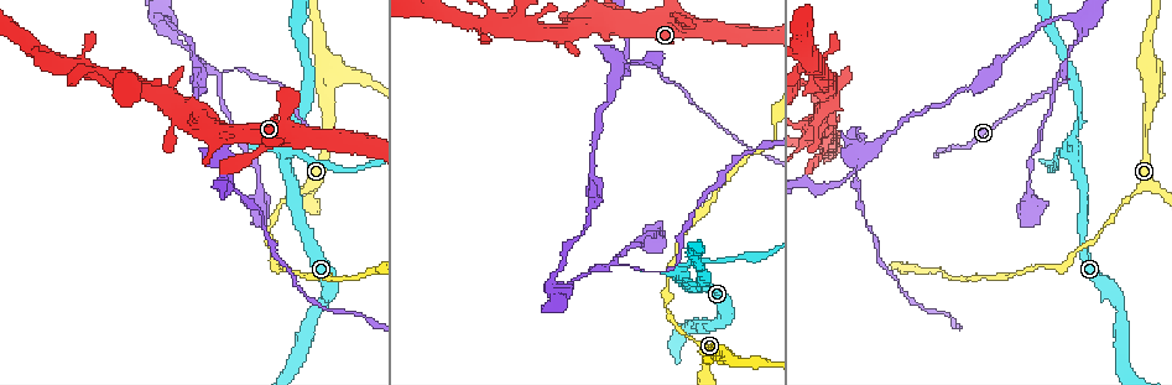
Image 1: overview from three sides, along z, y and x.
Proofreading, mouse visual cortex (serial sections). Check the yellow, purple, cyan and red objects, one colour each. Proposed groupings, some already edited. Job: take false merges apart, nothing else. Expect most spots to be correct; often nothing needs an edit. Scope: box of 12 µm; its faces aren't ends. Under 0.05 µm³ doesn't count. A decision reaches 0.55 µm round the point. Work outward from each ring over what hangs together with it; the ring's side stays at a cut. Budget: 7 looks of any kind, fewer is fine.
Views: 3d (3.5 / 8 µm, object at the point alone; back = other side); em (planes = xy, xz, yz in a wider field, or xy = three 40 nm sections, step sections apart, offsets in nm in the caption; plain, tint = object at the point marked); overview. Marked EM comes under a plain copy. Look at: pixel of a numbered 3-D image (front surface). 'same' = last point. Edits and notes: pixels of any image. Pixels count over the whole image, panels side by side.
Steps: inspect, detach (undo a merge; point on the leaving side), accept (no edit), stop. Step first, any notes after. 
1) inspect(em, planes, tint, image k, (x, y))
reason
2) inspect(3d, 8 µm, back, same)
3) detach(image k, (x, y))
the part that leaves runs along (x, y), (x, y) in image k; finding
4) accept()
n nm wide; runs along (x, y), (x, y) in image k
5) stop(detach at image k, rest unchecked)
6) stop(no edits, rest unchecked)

inspect(3d, 3.5 µm, image 1, (1135, 194))
calibre changes

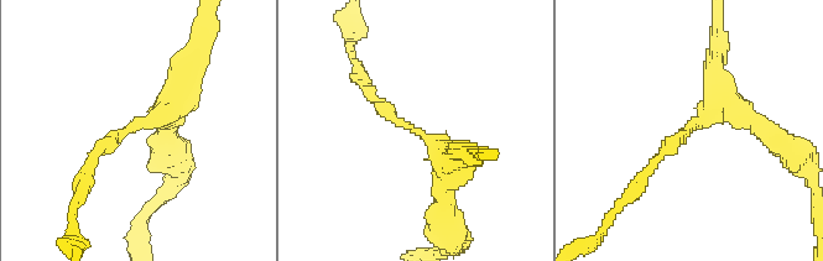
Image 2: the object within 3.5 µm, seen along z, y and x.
inspect(em, planes, tint, image 2, (686, 131))
arms of 150, 400 nm; need the tissue

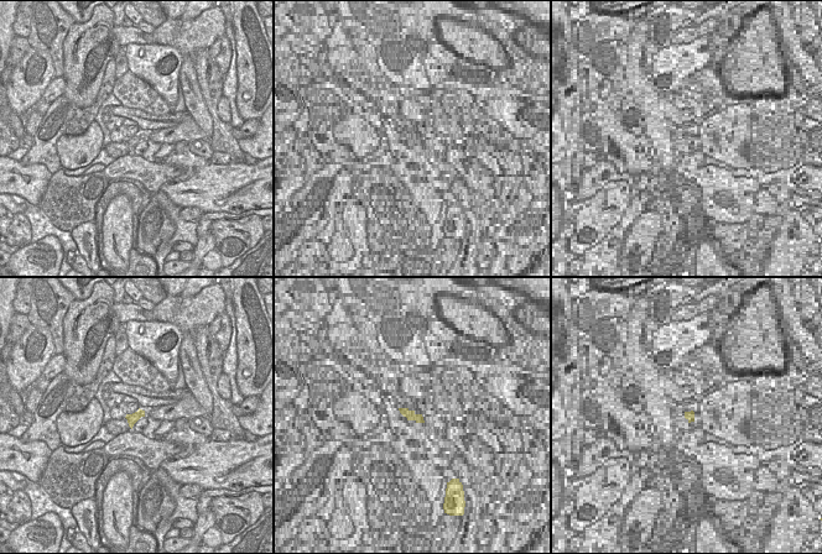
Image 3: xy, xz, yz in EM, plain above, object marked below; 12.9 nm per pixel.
accept()
runs along (178, 84), (175, 104), (102, 145), (83, 179) in image 2; one cell here

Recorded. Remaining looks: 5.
inspect(3d, 3.5 µm, image 1, (1058, 76))

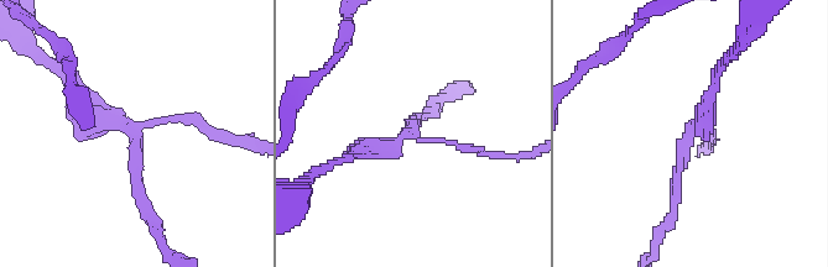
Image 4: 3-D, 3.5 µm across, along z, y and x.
inspect(em, xy, step 3, tint, image 4, (142, 129))
3 arms; arms of 100, 150, 250 nm

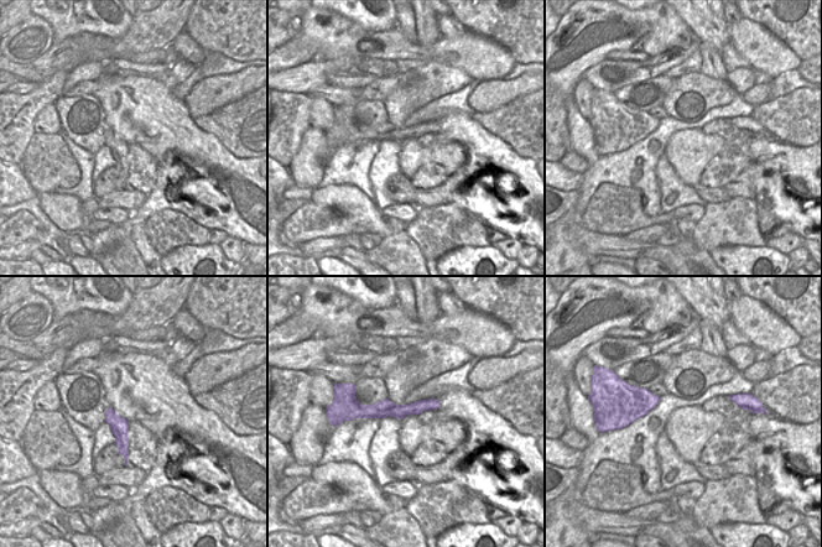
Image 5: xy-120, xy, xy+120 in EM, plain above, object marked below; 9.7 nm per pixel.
detach(image 4, (131, 163))
the part that leaves runs along (141, 130), (95, 115), (50, 62) in image 4; a second cell is stuck on

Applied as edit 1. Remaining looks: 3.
inspect(3d, 3.5 µm, image 1, (283, 151))
sharp bend

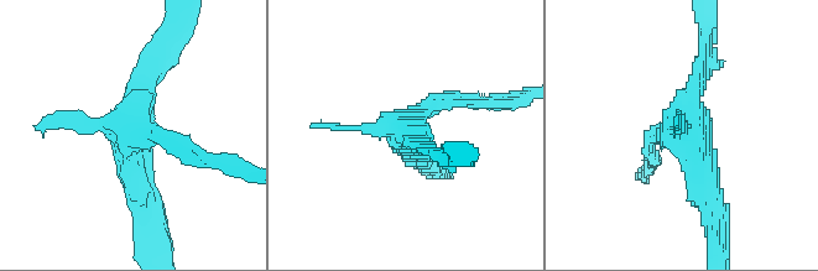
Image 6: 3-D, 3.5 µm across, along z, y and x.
inspect(em, xy, step 2, tint, image 6, (126, 135))
need the tissue

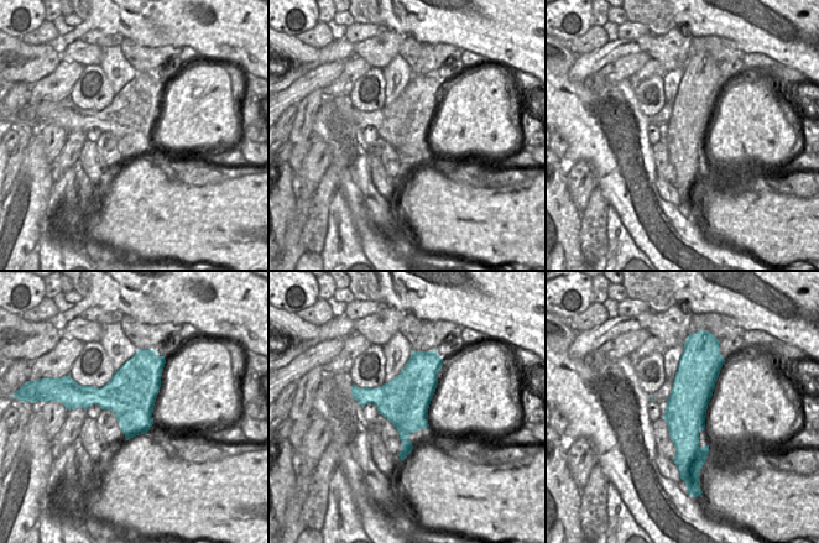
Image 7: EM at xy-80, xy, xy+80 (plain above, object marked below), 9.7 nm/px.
detach(image 6, (178, 154))
two cells meet here

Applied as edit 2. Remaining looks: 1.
stop(detach at image 4, detach at image 6, rest unchecked)

